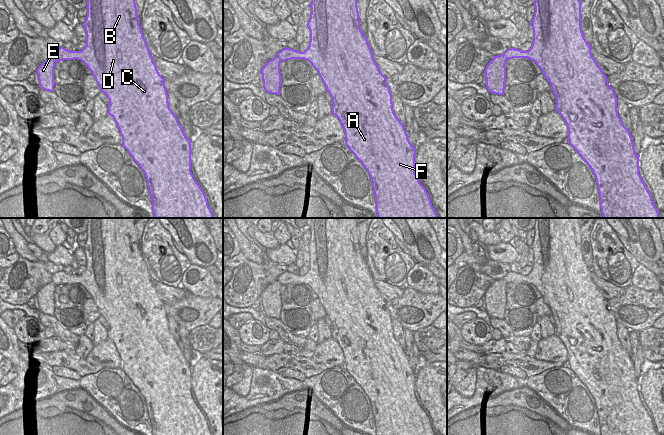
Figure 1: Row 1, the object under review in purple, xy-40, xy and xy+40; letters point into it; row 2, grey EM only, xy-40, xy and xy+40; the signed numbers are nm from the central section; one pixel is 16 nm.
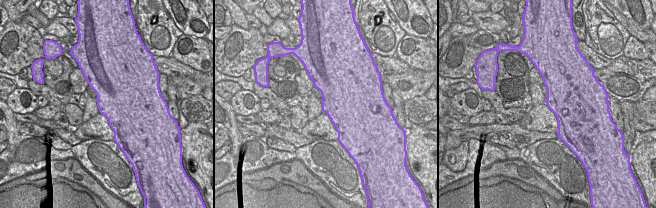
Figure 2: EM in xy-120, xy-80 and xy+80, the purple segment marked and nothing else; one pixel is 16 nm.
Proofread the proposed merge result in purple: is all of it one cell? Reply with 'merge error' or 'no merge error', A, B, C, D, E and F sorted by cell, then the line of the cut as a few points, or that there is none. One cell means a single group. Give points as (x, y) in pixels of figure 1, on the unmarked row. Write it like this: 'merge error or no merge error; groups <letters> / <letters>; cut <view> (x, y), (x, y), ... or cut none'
no merge error; groups A B C D E F; cut none

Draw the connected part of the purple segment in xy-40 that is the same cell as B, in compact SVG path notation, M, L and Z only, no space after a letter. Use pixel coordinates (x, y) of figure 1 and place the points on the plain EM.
M88 218L87 224L87 240L82 248L86 255L86 270L81 275L69 275L64 271L52 274L52 281L43 286L36 294L38 298L39 311L45 315L54 316L54 291L55 287L64 284L81 284L92 296L98 310L106 321L109 323L108 339L112 340L122 360L122 370L132 380L133 384L139 389L144 396L149 419L152 425L152 435L211 435L206 419L200 409L195 404L191 396L191 364L185 359L177 341L169 331L168 318L164 308L165 303L159 298L153 280L150 277L147 266L143 260L140 250L140 242L137 239L137 231L134 218Z

